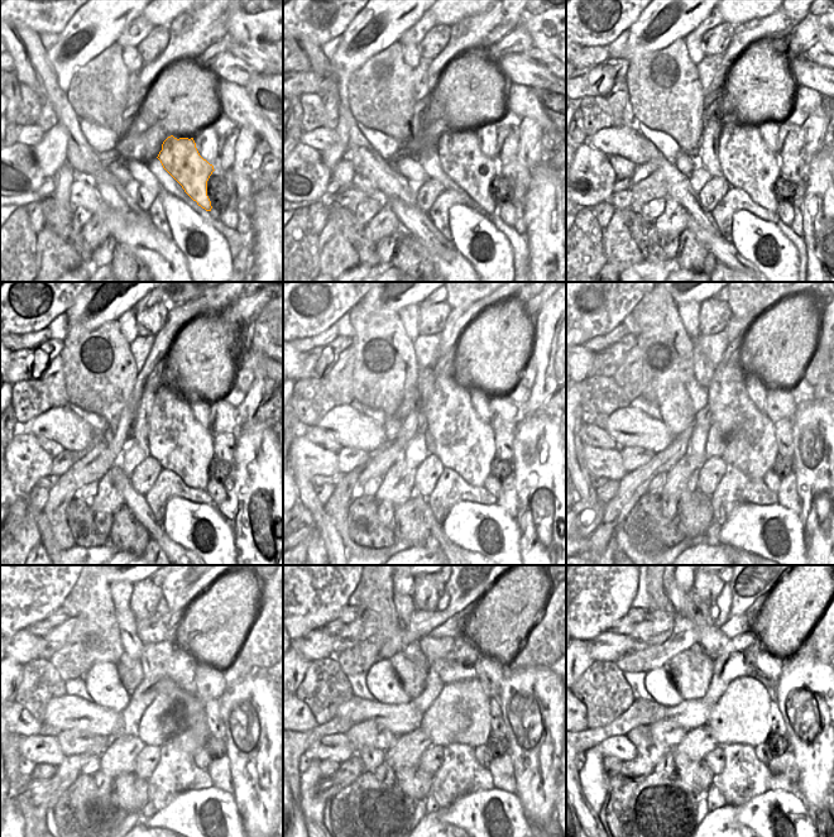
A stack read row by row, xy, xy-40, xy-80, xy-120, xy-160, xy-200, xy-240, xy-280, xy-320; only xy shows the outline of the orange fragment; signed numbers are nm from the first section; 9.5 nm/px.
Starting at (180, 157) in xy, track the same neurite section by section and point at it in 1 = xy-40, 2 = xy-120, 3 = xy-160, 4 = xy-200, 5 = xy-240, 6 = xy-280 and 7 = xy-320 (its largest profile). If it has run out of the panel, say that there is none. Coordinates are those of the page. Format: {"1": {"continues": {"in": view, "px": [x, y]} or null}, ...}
{"1": {"continues": {"in": "xy-40", "px": [460, 157]}}, "2": {"continues": {"in": "xy-120", "px": [180, 444]}}, "3": {"continues": {"in": "xy-160", "px": [464, 443]}}, "4": {"continues": {"in": "xy-200", "px": [751, 446]}}, "5": {"continues": {"in": "xy-240", "px": [186, 716]}}, "6": {"continues": {"in": "xy-280", "px": [408, 615]}}, "7": {"continues": {"in": "xy-320", "px": [686, 611]}}}

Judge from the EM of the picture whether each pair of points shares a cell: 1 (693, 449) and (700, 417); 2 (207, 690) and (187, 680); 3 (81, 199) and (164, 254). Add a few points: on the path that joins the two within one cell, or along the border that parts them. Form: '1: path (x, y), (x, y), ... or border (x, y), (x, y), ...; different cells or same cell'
1: path (698, 441), (700, 425); same cell
2: border (197, 664), (196, 692), (193, 694); different cells
3: path (101, 199), (108, 199), (144, 235); same cell

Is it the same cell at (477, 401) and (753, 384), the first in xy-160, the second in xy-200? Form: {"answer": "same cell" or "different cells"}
{"answer": "same cell"}

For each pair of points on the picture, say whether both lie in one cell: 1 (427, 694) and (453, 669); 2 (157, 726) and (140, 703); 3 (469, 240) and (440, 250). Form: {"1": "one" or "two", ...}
{"1": "one", "2": "two", "3": "two"}

